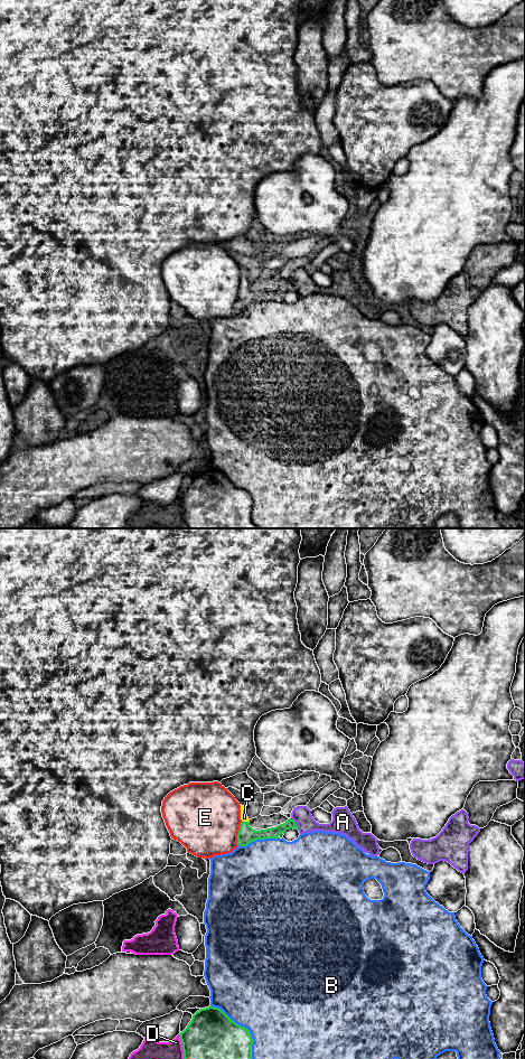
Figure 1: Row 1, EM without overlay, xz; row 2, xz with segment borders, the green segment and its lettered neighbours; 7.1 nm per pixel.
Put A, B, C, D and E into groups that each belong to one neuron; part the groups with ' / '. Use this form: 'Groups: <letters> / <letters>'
Groups: A / B / C / D / E

